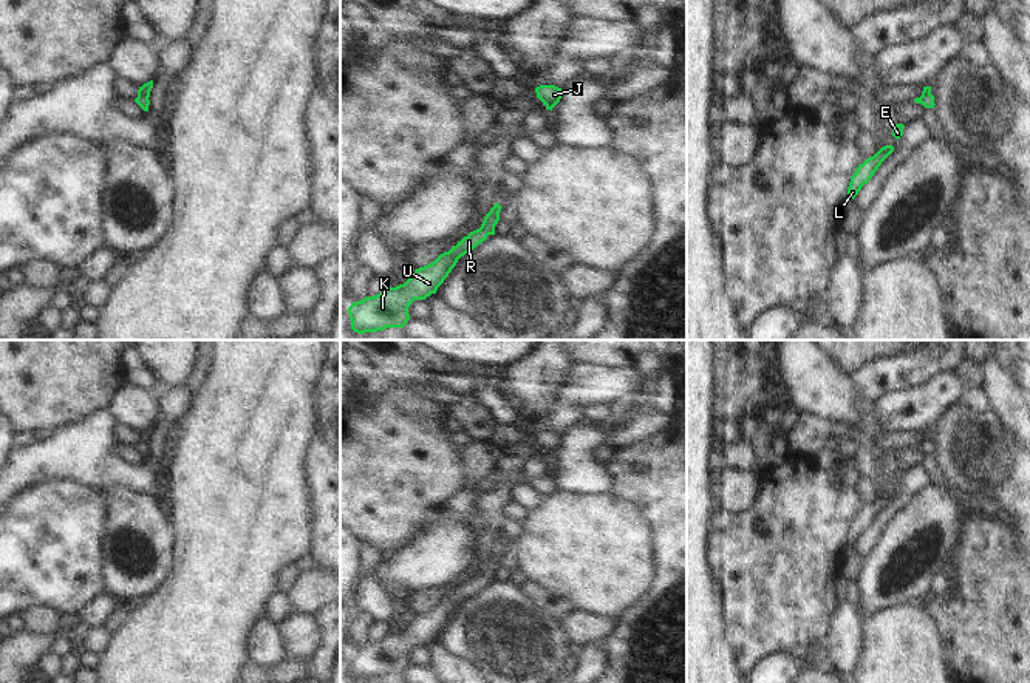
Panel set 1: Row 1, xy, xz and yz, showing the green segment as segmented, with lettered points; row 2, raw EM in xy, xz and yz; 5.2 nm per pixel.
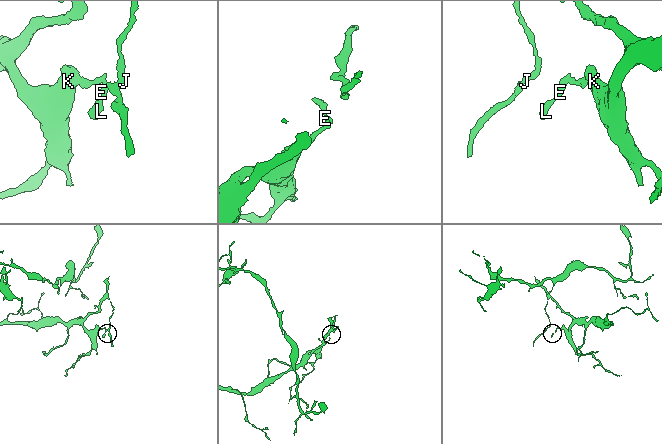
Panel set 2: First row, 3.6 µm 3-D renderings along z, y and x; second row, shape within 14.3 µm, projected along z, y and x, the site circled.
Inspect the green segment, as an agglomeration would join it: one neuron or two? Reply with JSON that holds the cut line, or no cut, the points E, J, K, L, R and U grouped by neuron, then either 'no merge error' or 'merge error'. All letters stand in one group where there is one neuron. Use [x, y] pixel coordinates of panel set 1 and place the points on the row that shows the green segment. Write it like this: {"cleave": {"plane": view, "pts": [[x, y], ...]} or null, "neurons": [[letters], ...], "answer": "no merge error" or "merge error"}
{"cleave": null, "neurons": [["E", "J", "K", "L", "R", "U"]], "answer": "no merge error"}

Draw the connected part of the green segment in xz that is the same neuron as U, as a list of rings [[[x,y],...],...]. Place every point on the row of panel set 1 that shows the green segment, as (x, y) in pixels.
[[[498,202],[493,204],[479,229],[470,232],[433,263],[416,269],[404,284],[396,287],[388,286],[374,297],[365,297],[360,301],[351,303],[348,308],[351,329],[357,334],[365,334],[387,328],[404,328],[410,320],[410,304],[414,300],[425,300],[431,294],[436,294],[458,260],[486,241],[489,235],[495,235],[501,209]]]

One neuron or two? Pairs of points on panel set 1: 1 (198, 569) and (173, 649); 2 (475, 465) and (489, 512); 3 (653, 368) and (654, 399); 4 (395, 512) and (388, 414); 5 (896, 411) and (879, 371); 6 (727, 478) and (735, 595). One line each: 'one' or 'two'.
1: one
2: two
3: one
4: one
5: two
6: two

